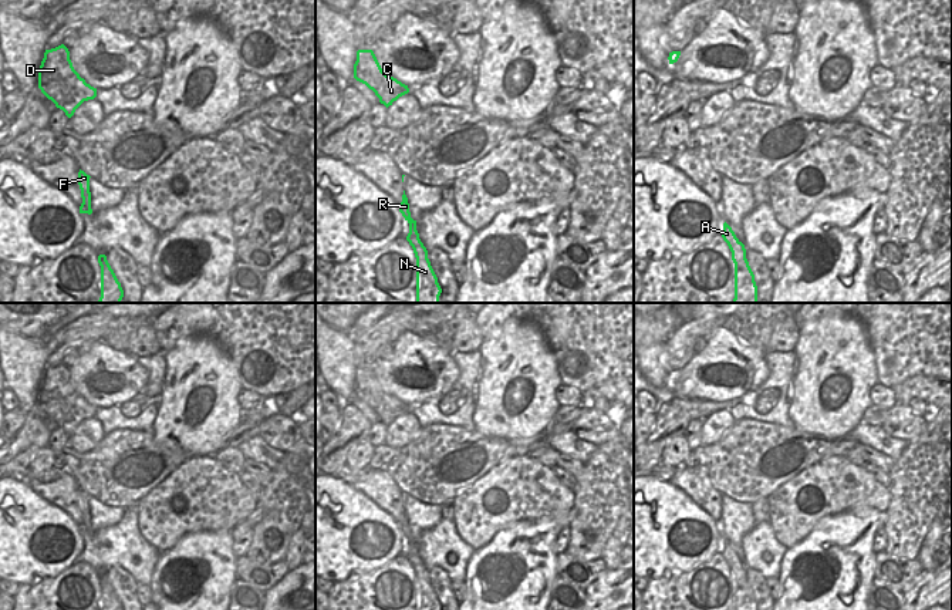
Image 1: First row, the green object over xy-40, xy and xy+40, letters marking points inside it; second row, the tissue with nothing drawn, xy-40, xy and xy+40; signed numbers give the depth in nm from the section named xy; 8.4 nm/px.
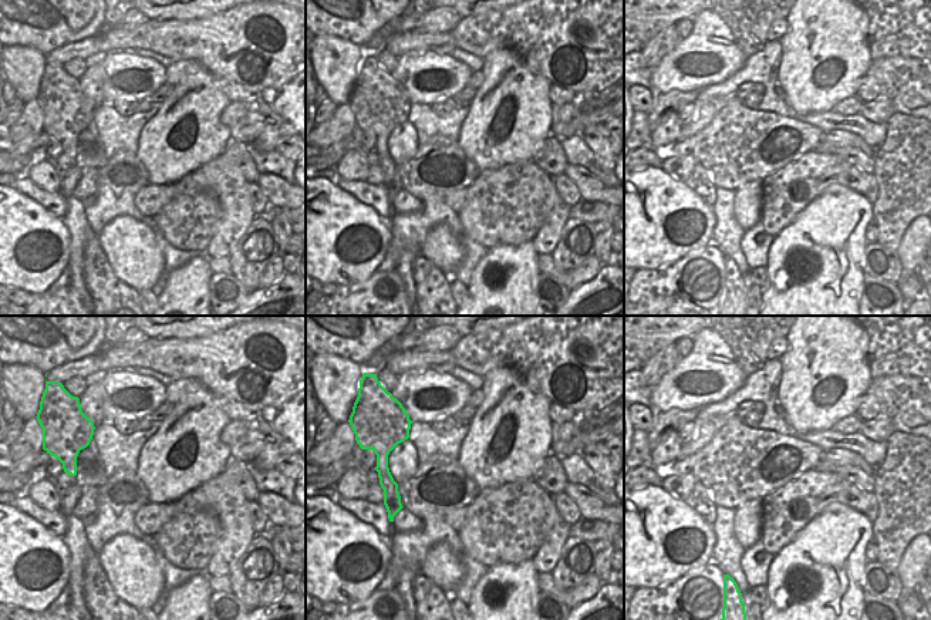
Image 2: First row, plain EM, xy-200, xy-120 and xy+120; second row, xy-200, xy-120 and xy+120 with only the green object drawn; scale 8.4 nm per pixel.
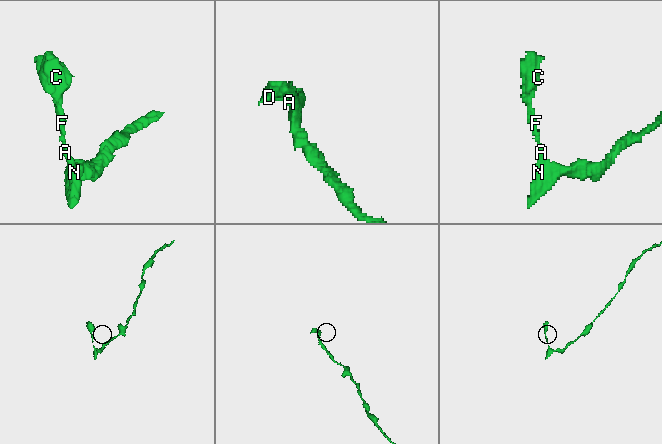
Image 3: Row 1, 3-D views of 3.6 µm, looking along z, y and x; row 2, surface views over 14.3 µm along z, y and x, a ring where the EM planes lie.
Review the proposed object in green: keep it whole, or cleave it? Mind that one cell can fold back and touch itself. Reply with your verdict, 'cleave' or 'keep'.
keep

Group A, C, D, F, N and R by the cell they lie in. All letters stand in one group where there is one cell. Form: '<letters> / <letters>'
A C D F N R

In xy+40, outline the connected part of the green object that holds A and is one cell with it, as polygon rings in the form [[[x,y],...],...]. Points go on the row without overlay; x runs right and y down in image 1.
[[[726,540],[723,542],[722,556],[727,562],[735,582],[735,610],[757,610],[754,593],[746,577],[745,563]]]

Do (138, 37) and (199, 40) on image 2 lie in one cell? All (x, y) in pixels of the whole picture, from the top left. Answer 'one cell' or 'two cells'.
one cell

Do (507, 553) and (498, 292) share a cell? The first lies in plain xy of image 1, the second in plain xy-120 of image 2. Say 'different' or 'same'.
same

